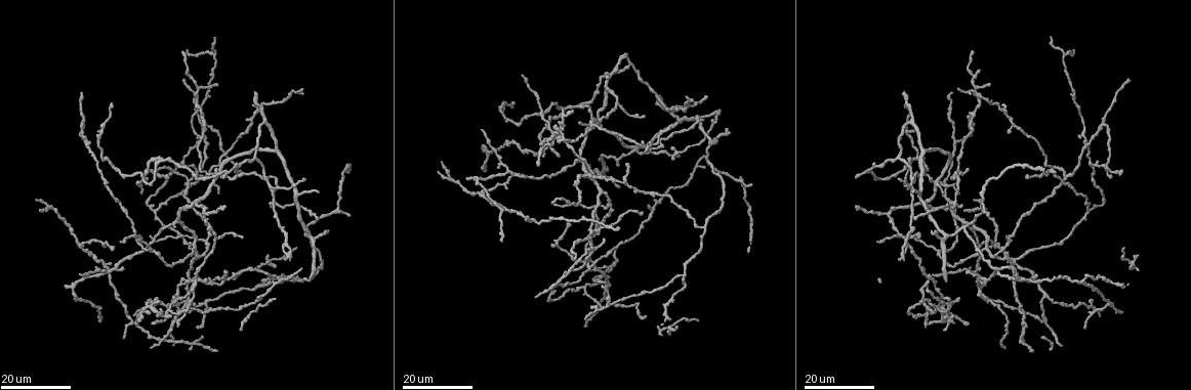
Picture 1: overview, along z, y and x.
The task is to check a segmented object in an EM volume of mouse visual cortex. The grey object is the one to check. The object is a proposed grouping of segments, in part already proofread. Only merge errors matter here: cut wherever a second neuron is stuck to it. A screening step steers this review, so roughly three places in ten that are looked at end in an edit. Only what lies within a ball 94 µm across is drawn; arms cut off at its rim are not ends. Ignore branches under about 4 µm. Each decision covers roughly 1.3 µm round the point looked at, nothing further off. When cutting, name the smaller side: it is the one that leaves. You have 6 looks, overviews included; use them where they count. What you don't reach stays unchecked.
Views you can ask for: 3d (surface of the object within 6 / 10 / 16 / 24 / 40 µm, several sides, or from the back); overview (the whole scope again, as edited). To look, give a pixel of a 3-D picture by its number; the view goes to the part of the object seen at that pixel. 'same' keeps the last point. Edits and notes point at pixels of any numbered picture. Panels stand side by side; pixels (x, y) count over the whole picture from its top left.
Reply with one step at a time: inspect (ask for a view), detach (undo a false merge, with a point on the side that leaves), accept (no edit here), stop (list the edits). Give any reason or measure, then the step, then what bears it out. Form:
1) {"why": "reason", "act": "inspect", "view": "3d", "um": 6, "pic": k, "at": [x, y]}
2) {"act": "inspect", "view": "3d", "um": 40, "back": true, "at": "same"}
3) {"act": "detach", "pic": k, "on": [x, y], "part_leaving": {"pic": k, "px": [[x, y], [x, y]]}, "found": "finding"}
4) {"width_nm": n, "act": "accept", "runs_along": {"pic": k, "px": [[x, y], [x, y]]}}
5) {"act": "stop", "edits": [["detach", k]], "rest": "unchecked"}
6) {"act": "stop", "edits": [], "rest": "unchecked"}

{"why": "arms part here", "act": "inspect", "view": "3d", "um": 24, "pic": 1, "at": [217, 239]}

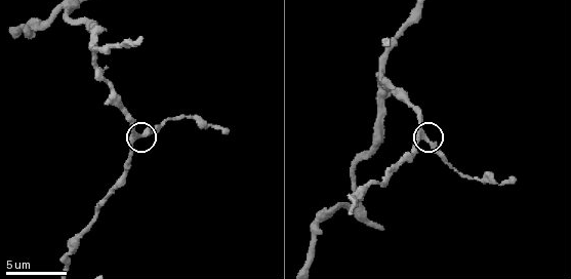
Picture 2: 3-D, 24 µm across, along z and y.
{"act": "inspect", "view": "3d", "um": 10, "pic": 2, "at": [421, 137]}

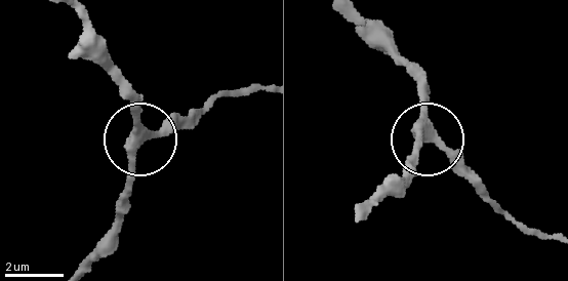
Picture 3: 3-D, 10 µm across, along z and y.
{"side_arm_um": 10, "act": "accept", "found": "continuous, no second neuron"}

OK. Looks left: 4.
{"act": "inspect", "view": "3d", "um": 16, "pic": 1, "at": [194, 285]}

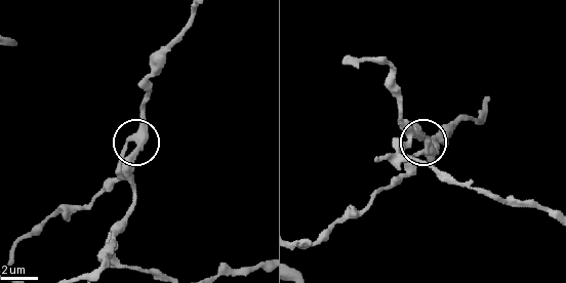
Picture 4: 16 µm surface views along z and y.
{"act": "inspect", "view": "3d", "um": 10, "pic": 4, "at": [421, 152]}

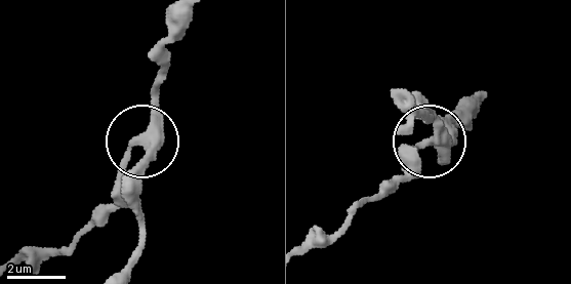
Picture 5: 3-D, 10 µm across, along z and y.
{"arms": 3, "act": "accept", "found": "one neuron here"}

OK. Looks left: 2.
{"why": "thin arm on a thick one", "act": "inspect", "view": "3d", "um": 16, "pic": 1, "at": [590, 126]}

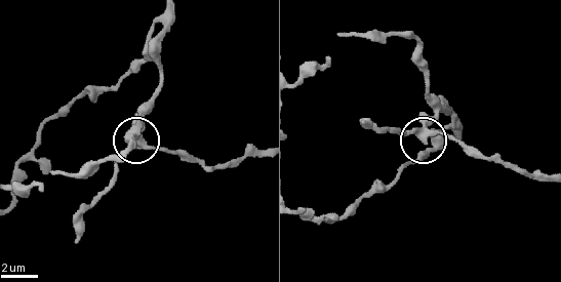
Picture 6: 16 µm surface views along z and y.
{"act": "inspect", "view": "3d", "um": 6, "pic": 6, "at": [419, 131]}

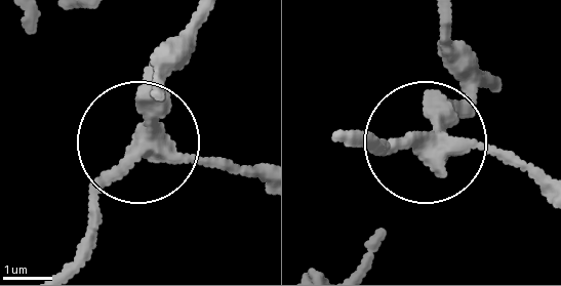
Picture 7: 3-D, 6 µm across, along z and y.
{"arms": 3, "act": "accept", "runs_along": {"pic": 7, "px": [[205, 16], [131, 163], [62, 261]]}, "found": "one neuron here"}

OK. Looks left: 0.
{"act": "stop", "edits": [], "rest": "unchecked"}

